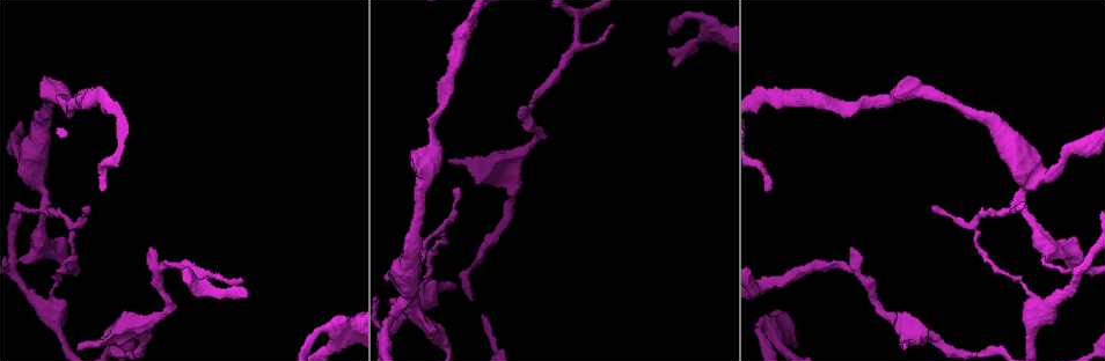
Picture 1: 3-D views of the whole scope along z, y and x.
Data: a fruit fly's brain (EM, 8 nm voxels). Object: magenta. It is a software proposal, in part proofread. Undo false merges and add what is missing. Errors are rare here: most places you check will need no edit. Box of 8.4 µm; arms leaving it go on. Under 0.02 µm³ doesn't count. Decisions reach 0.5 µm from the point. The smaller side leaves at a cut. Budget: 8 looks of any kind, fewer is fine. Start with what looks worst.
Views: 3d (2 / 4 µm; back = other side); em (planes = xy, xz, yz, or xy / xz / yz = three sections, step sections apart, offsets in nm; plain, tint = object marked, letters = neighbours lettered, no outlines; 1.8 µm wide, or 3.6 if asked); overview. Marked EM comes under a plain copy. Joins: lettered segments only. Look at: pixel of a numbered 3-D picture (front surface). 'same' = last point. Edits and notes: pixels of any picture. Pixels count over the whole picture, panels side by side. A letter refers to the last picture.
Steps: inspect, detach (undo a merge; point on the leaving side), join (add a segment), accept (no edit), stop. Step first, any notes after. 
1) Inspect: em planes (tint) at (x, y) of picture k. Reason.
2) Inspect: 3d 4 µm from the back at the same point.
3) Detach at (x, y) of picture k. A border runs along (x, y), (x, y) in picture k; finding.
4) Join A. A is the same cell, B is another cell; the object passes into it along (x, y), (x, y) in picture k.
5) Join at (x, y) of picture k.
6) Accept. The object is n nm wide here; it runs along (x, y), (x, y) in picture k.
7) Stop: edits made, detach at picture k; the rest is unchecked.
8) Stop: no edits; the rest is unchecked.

Inspect: em 3.6 µm xz step 16 (letters) at (766, 188) of picture 1. Long arm stops here.

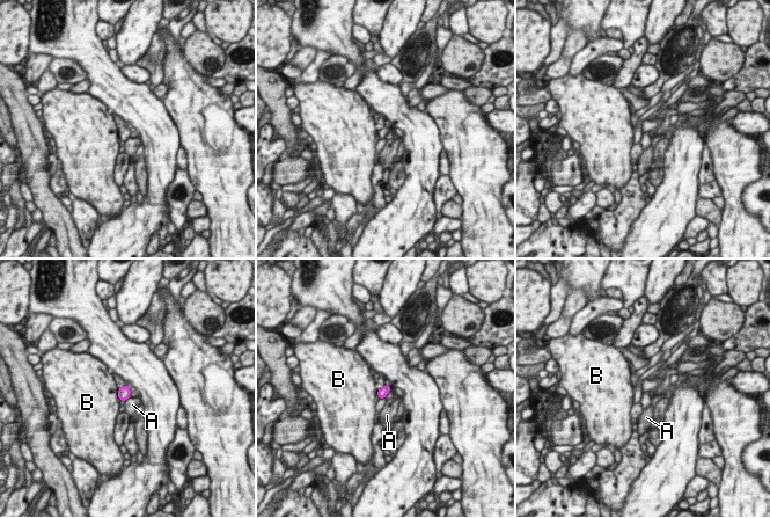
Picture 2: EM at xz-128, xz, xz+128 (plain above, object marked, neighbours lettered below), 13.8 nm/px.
Accept. A and B are other cells; a border runs along (130, 396), (124, 400) in picture 2; none of them fits.

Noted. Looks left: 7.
Inspect: em planes (letters) at (148, 330) of picture 1. Looks like a crossing.

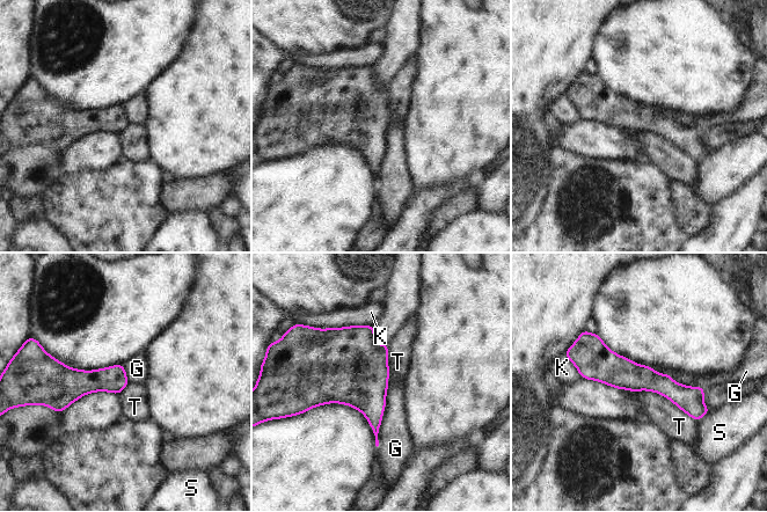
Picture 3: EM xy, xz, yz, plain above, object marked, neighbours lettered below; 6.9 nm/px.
Accept. The longest contact is with T, 500 nm; G, K, S and T are other cells; a border runs along (630, 390), (657, 392), (695, 422) in picture 3; one cell here.

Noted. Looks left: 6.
Inspect: em 3.6 µm planes (letters) at (1089, 271) of picture 1. Sudden change in width.

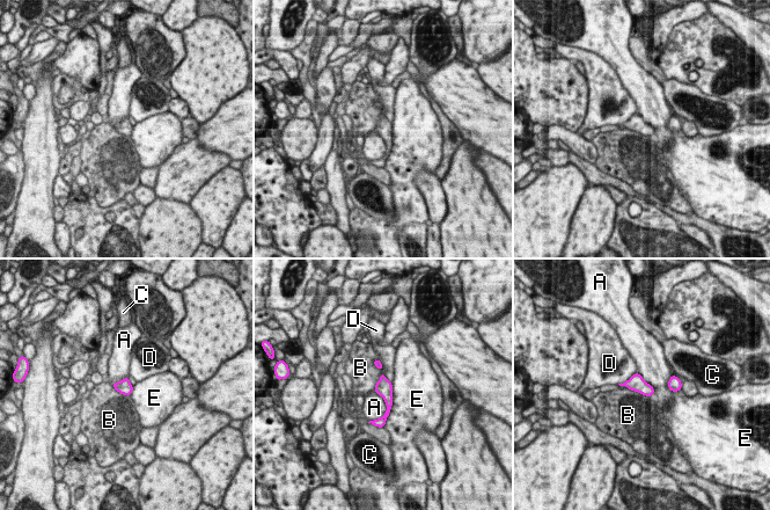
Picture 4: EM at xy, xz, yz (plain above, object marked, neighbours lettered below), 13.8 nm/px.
Accept. The object is 190 nm wide here; A, B, C, D and E are other cells; a border runs along (628, 387), (650, 396) in picture 4; all the same cell.

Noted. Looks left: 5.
Stop: no edits; the rest is unchecked.

